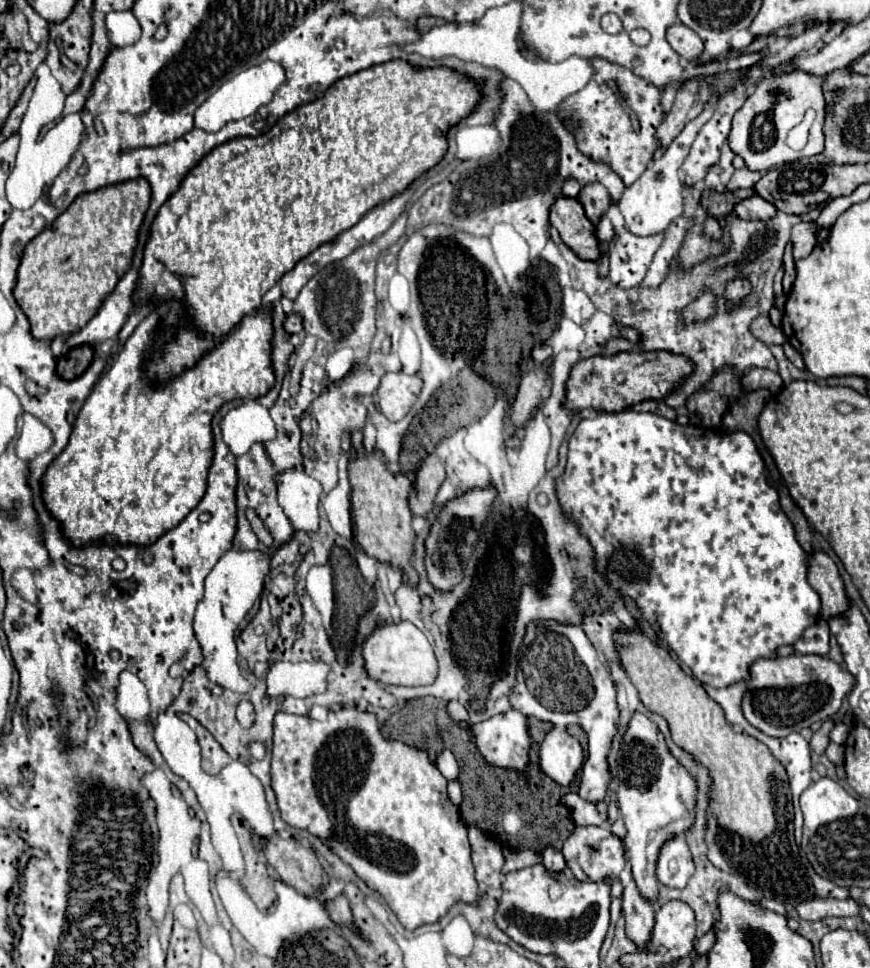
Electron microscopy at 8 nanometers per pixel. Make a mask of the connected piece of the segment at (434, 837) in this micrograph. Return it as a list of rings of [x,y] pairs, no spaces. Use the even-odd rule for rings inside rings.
[[[342,707],[340,711],[328,711],[328,717],[324,721],[314,721],[310,717],[302,715],[290,715],[290,713],[276,713],[274,717],[274,749],[272,749],[272,789],[278,799],[278,807],[282,813],[282,819],[296,827],[296,829],[306,829],[312,835],[326,839],[330,847],[356,871],[356,875],[366,881],[366,885],[374,891],[378,891],[388,907],[396,913],[398,921],[408,929],[416,929],[426,923],[436,923],[440,917],[444,917],[454,903],[478,903],[482,889],[478,887],[474,879],[474,865],[470,859],[470,843],[468,843],[468,829],[462,821],[458,807],[450,801],[446,793],[446,779],[438,771],[434,763],[430,763],[428,755],[420,749],[408,747],[400,741],[388,741],[380,735],[380,727],[376,721],[376,715],[372,713],[362,713],[354,707]]]

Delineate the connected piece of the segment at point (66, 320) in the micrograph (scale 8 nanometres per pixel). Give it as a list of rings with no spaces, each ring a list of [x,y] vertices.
[[[144,177],[84,193],[38,237],[22,255],[16,303],[26,313],[36,339],[78,333],[130,269],[138,245],[138,229],[146,217],[152,189]]]

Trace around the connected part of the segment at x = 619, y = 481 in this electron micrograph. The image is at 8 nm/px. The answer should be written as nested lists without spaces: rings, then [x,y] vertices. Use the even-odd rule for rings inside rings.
[[[622,411],[622,413],[594,413],[592,417],[586,417],[578,423],[574,435],[570,437],[570,445],[568,445],[568,463],[566,463],[566,469],[564,473],[556,479],[556,497],[560,501],[560,509],[564,515],[568,515],[570,521],[574,521],[580,529],[580,533],[584,535],[584,539],[588,539],[588,543],[592,545],[594,549],[594,567],[596,571],[606,579],[606,583],[610,587],[614,587],[620,595],[628,595],[634,599],[634,603],[638,605],[640,613],[644,615],[644,619],[652,625],[652,629],[666,639],[668,647],[678,655],[678,659],[682,663],[686,663],[694,677],[704,683],[704,685],[710,685],[710,687],[728,687],[728,685],[734,685],[738,681],[748,681],[750,679],[750,667],[754,661],[762,659],[762,657],[776,657],[776,649],[782,647],[782,645],[794,645],[800,635],[804,633],[804,629],[808,629],[810,625],[814,625],[818,619],[818,613],[820,613],[820,597],[816,597],[816,591],[810,587],[808,579],[806,579],[806,573],[808,573],[808,555],[804,553],[804,549],[800,547],[800,543],[796,541],[794,537],[794,531],[792,531],[792,523],[788,521],[788,517],[784,515],[784,511],[780,509],[780,503],[776,501],[776,489],[772,489],[768,483],[766,483],[766,477],[764,477],[764,461],[752,441],[750,435],[746,435],[744,431],[736,431],[736,433],[728,433],[728,431],[722,431],[722,429],[704,429],[704,427],[694,427],[694,425],[680,425],[676,421],[670,421],[662,415],[656,415],[656,413],[638,413],[638,411]],[[626,551],[636,551],[638,557],[632,557],[630,553]]]

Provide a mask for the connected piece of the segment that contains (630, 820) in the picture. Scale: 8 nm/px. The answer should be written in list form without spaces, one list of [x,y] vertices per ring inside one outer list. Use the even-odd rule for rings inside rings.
[[[654,731],[654,737],[650,739],[648,745],[642,745],[638,739],[632,737],[638,735],[628,733],[622,743],[626,755],[616,791],[616,801],[628,831],[624,839],[624,847],[628,849],[634,881],[638,885],[640,895],[650,903],[656,903],[658,899],[656,861],[660,855],[660,847],[672,837],[684,835],[688,829],[694,827],[698,787],[696,787],[696,779],[674,759],[660,731]],[[638,747],[642,749],[640,767],[638,767]]]

